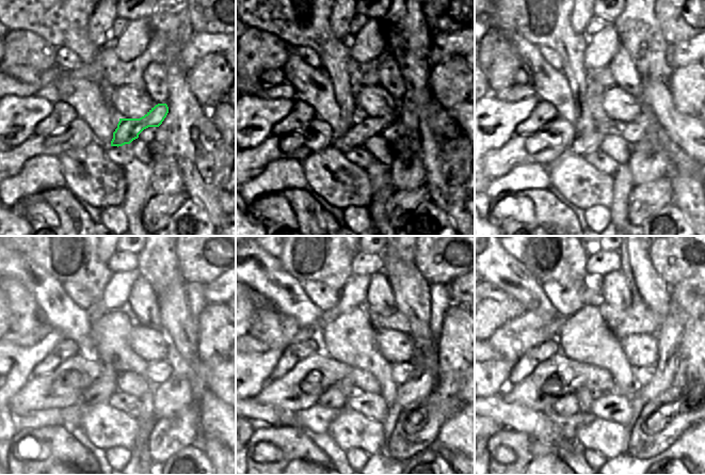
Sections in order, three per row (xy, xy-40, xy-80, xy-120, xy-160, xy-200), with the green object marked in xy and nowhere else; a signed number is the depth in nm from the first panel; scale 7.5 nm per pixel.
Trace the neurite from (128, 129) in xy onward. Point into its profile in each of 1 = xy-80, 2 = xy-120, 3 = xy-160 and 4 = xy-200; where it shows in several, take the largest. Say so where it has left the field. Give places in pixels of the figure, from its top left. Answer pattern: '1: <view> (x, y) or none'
1: xy-80 (589, 137)
2: xy-120 (100, 391)
3: xy-160 (333, 398)
4: xy-200 (567, 405)

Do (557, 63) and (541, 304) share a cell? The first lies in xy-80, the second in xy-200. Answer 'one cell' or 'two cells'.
two cells

